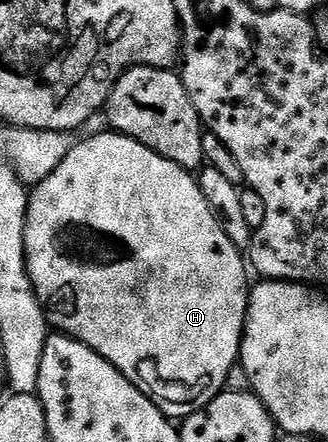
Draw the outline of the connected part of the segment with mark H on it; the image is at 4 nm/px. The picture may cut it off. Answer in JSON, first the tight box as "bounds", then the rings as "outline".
{"bounds":[25,131,251,419],"outline":[[[106,131],[94,137],[78,140],[71,151],[71,155],[67,155],[67,159],[63,159],[63,163],[59,163],[59,167],[55,167],[55,171],[51,171],[51,175],[47,175],[47,179],[43,179],[43,183],[39,183],[29,194],[29,206],[25,216],[25,262],[29,268],[29,282],[33,285],[33,290],[37,292],[37,300],[41,302],[41,307],[45,311],[50,326],[62,334],[74,337],[76,341],[83,342],[84,345],[91,347],[99,355],[103,355],[103,359],[110,361],[129,382],[135,387],[139,387],[139,391],[143,391],[143,395],[147,395],[147,399],[151,399],[151,403],[155,403],[155,407],[159,407],[159,411],[163,411],[166,417],[170,419],[190,417],[192,413],[197,413],[203,407],[207,407],[207,403],[215,400],[228,386],[225,384],[229,381],[229,372],[232,371],[233,365],[235,369],[241,355],[241,336],[245,333],[245,316],[249,310],[249,291],[251,288],[249,277],[251,278],[251,273],[247,268],[247,261],[242,250],[237,249],[235,243],[231,243],[231,239],[227,239],[223,227],[215,219],[215,215],[207,203],[207,199],[203,199],[203,191],[198,178],[190,170],[171,163],[171,159],[163,159],[163,155],[159,155],[154,149],[143,147],[143,143],[125,137],[122,133],[116,131]]]}

